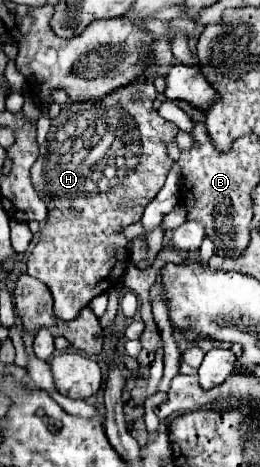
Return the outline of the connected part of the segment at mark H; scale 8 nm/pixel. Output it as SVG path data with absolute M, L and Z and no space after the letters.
M119 90L111 92L109 96L101 98L101 100L87 100L87 102L75 102L75 104L69 104L61 110L61 114L51 122L51 128L47 132L47 142L41 146L41 152L39 152L39 158L37 162L33 164L31 168L31 178L33 178L33 186L35 190L39 192L39 196L45 200L47 208L49 208L49 214L47 214L47 220L45 220L45 226L39 230L39 236L37 236L37 244L35 248L31 250L29 258L27 258L27 274L45 282L55 298L55 314L57 318L61 320L73 320L77 318L77 314L99 294L111 290L113 286L117 286L129 266L129 256L127 256L127 246L125 246L125 236L119 234L119 228L121 226L127 226L127 224L133 224L133 222L139 222L141 216L143 216L143 210L145 206L157 196L157 192L163 188L165 184L165 178L167 174L171 172L173 168L173 160L167 156L165 152L165 144L169 140L173 140L179 132L179 126L175 122L169 122L165 118L159 116L159 112L151 106L151 102L155 100L155 94L139 94L137 100L127 100L127 94L123 92L123 98L119 98Z

